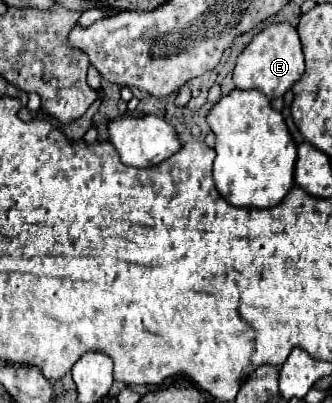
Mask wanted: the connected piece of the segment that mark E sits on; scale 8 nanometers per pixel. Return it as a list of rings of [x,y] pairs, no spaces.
[[[281,22],[281,24],[271,24],[247,44],[247,48],[237,58],[233,82],[239,90],[255,88],[267,94],[269,98],[279,98],[301,78],[303,70],[305,70],[305,64],[303,64],[299,34],[291,24]]]

